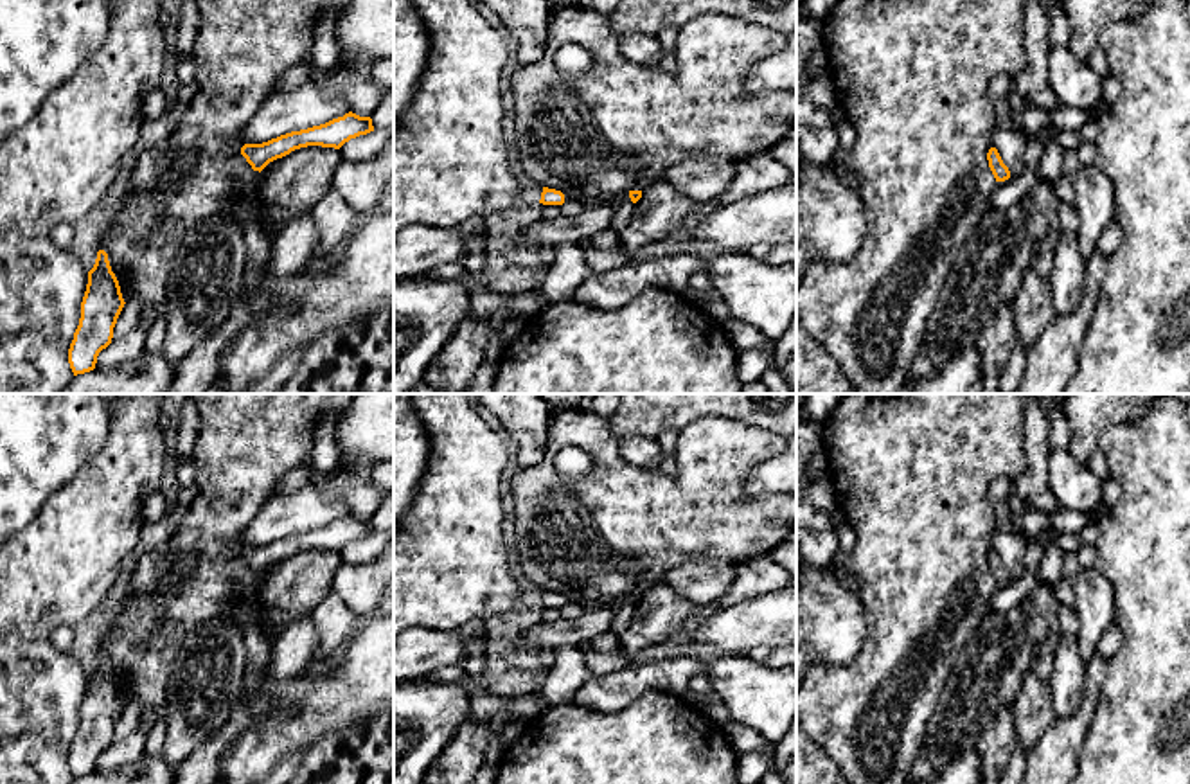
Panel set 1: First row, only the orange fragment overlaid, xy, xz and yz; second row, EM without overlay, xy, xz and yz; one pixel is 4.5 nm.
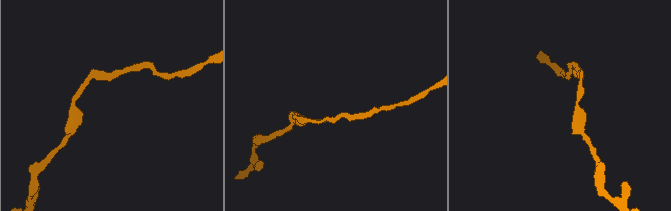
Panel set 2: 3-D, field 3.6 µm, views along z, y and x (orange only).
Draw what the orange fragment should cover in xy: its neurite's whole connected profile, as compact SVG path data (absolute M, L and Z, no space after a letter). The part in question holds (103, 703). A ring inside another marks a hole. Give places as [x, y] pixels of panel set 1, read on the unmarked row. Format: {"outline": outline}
{"outline": "M99 653L95 667L88 674L79 728L68 752L68 766L74 779L95 771L99 755L111 746L113 730L124 707L108 656Z"}

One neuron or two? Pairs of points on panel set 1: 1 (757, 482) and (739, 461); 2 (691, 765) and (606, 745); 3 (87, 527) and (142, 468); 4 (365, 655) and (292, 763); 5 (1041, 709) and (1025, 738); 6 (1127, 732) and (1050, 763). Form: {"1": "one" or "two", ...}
{"1": "two", "2": "one", "3": "one", "4": "two", "5": "one", "6": "two"}

